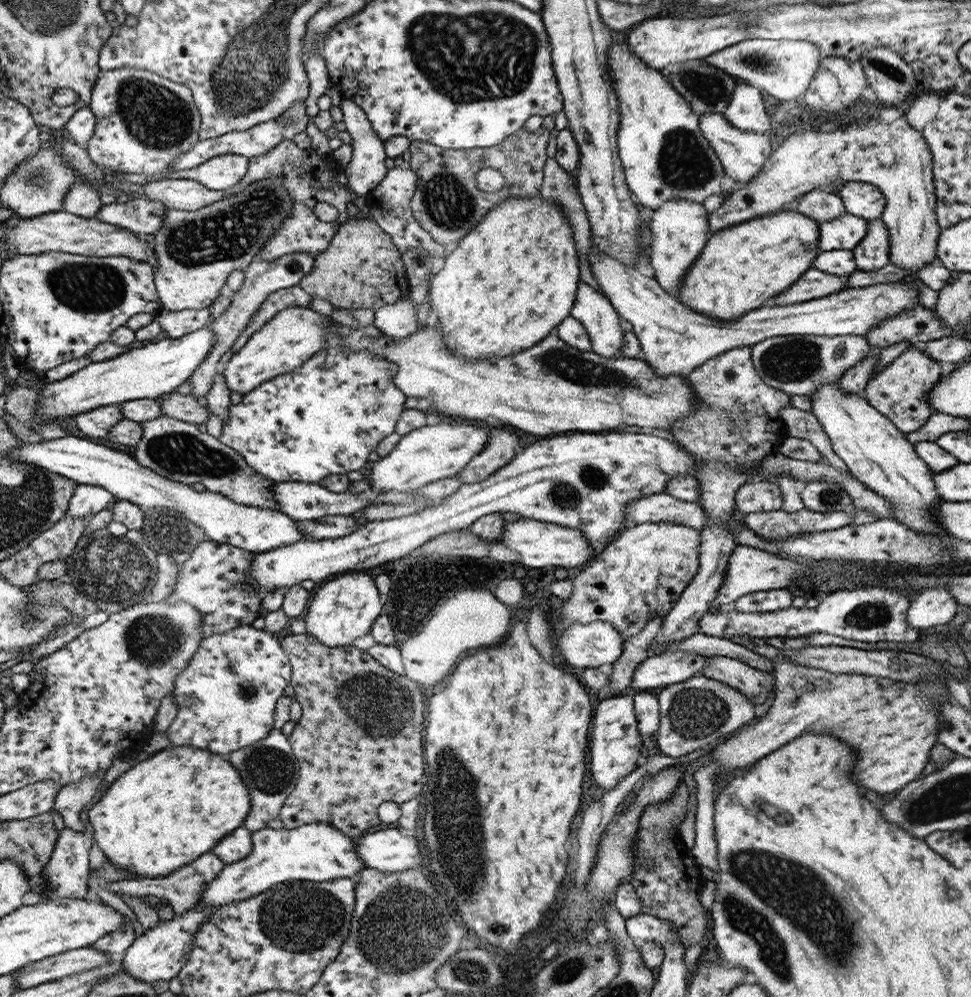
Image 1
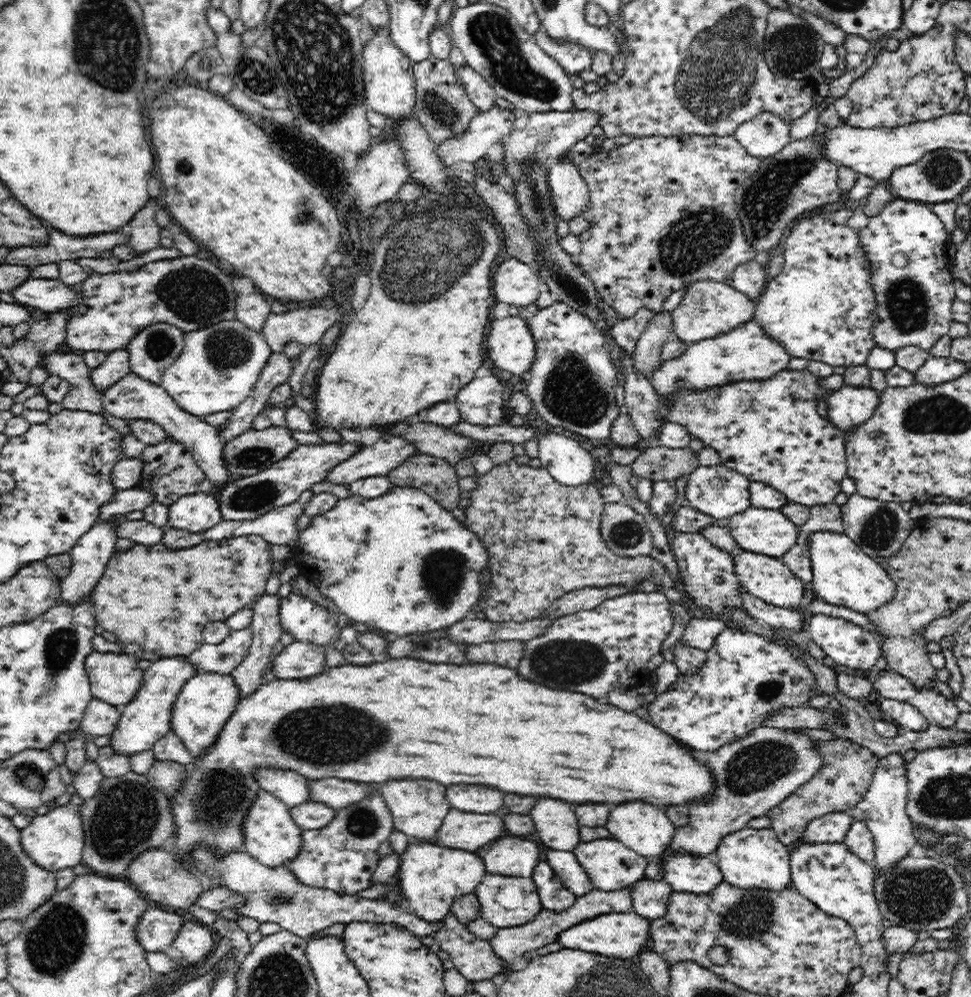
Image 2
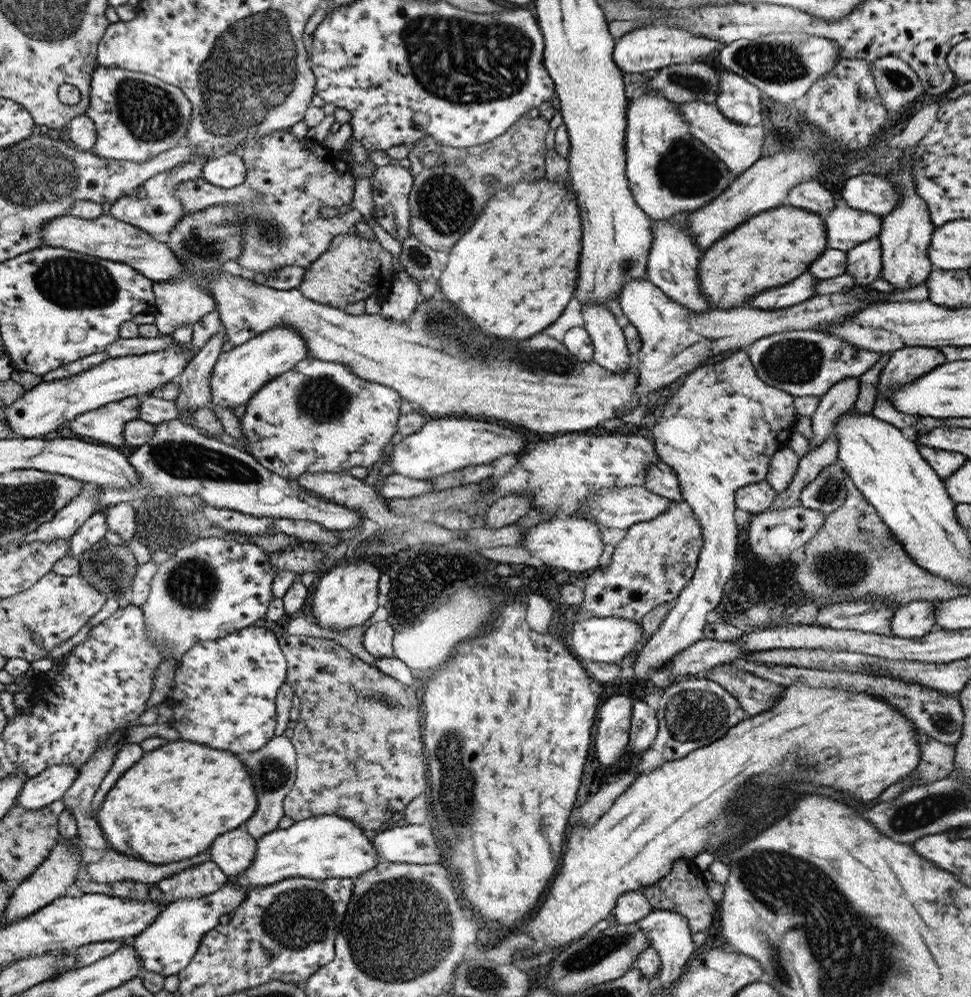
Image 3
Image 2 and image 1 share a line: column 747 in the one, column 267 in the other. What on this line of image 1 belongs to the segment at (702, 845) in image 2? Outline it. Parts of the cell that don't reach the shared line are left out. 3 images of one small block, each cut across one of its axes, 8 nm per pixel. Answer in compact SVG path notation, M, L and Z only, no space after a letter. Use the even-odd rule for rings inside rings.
M274 728L266 739L252 746L240 748L239 751L232 751L227 759L236 766L238 774L242 776L242 781L248 788L251 799L250 812L242 826L251 832L266 828L270 820L282 814L283 804L290 792L294 791L298 775L300 775L299 762L288 744L288 738L279 729Z

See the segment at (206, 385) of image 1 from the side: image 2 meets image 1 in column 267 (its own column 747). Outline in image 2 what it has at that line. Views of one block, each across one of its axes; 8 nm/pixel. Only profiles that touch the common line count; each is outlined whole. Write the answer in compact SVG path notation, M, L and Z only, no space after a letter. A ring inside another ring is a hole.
M752 258L748 262L737 266L723 282L745 294L756 304L763 293L764 284L767 284L768 275L765 269L766 267Z

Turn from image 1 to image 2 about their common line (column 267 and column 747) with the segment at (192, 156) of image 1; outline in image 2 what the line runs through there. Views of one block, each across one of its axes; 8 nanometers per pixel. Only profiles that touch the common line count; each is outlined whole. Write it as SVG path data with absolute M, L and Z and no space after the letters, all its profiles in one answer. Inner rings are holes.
M769 112L740 124L733 135L750 156L759 159L778 154L795 140L790 135L790 124Z

